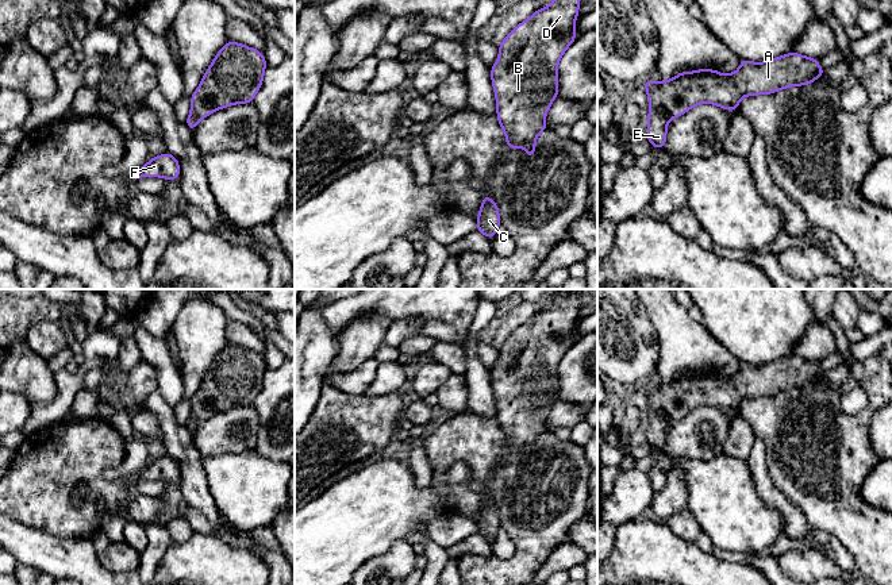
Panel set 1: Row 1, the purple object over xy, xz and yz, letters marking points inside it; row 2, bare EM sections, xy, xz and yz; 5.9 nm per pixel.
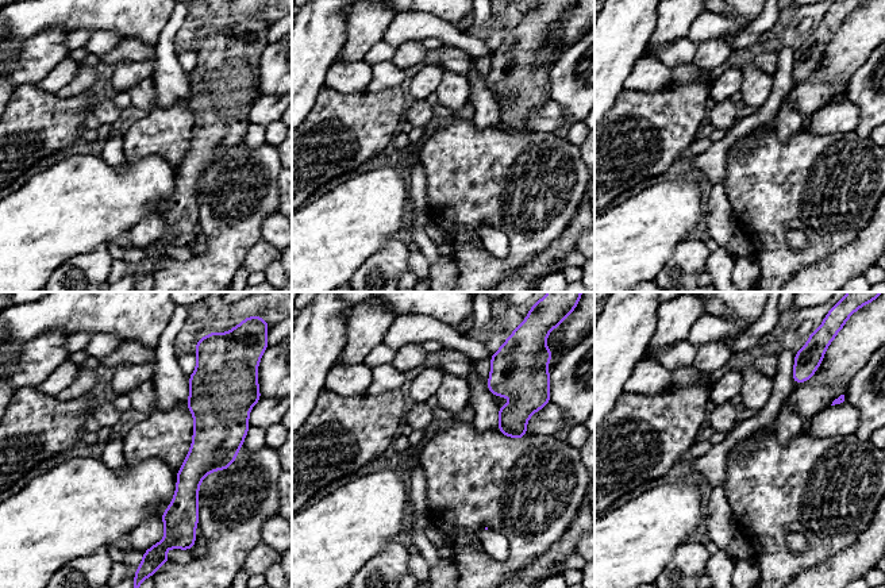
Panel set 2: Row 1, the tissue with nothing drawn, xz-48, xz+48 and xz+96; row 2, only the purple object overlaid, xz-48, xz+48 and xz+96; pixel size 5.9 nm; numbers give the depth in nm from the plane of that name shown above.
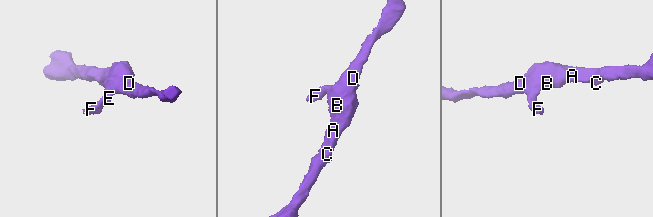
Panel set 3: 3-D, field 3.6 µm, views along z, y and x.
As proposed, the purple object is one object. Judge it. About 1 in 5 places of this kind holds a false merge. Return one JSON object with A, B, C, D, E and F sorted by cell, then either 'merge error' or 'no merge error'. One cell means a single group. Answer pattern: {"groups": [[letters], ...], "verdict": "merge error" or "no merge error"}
{"groups": [["A", "B", "C", "D", "E", "F"]], "verdict": "no merge error"}

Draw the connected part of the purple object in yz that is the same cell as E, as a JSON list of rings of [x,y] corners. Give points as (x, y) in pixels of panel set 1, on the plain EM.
[[[788,355],[760,366],[741,361],[741,369],[733,377],[697,372],[680,374],[669,384],[646,382],[642,388],[647,393],[650,408],[647,443],[653,451],[665,451],[669,423],[697,407],[711,405],[734,413],[743,399],[769,397],[795,388],[810,388],[824,377],[816,361]]]

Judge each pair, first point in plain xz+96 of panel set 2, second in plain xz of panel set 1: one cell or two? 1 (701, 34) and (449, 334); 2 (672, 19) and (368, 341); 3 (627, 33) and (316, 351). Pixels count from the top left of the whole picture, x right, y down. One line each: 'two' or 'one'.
1: one
2: one
3: one

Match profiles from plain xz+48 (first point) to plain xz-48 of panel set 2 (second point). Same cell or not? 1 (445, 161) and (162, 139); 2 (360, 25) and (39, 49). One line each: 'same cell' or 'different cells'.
1: same cell
2: same cell

